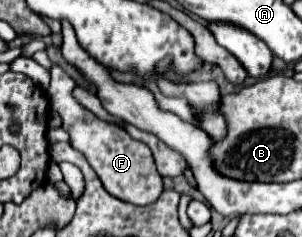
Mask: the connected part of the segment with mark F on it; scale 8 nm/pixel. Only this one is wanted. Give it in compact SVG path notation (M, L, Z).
M52 64L50 74L52 74L52 82L48 88L50 108L62 116L64 130L72 138L70 144L86 156L88 164L94 168L94 172L102 180L104 188L112 196L118 196L120 200L136 204L136 206L148 206L148 204L156 202L158 194L162 194L164 186L162 186L162 176L156 170L154 156L152 156L150 148L144 142L134 140L124 128L120 128L116 124L102 122L92 112L82 108L72 96L76 82L58 64Z

